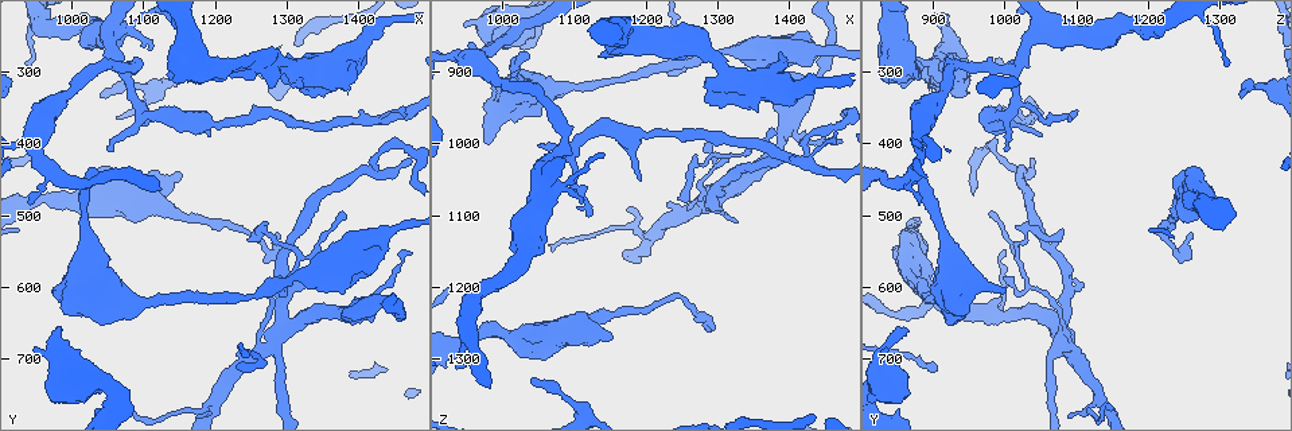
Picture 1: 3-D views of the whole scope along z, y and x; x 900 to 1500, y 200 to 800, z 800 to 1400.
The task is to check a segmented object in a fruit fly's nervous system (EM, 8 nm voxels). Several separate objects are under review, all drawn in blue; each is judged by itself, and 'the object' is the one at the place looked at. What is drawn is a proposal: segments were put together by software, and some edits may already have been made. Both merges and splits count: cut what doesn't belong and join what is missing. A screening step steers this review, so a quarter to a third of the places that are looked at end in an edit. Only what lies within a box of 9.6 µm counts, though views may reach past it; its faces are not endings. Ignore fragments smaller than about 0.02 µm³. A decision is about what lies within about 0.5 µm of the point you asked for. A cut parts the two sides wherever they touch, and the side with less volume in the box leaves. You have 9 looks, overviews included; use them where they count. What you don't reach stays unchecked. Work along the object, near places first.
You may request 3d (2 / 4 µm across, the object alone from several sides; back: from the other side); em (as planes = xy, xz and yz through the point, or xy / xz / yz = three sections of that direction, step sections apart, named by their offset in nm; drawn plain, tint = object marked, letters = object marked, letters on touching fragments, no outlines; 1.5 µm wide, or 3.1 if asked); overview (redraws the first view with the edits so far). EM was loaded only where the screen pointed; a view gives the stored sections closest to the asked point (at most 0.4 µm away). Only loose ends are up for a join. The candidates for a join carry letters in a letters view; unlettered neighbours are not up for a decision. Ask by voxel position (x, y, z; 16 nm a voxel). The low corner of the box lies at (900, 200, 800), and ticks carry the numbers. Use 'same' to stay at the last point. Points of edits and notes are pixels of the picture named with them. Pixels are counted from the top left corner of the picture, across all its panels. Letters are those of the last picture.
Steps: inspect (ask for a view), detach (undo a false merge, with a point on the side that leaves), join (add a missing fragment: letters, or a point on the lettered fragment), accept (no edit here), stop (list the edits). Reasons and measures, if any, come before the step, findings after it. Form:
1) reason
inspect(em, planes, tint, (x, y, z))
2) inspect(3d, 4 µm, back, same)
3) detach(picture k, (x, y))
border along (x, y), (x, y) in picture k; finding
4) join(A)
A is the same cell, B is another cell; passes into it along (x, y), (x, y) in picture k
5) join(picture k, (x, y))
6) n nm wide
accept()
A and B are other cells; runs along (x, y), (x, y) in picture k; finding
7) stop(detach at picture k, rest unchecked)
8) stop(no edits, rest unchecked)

thick turns thin
inspect(3d, 4 µm, back, (1405, 260, 920))

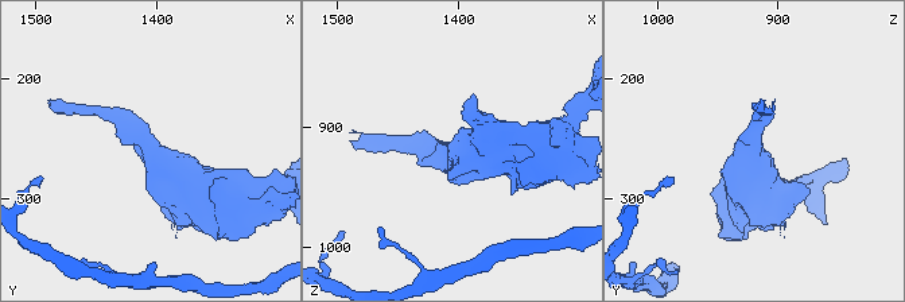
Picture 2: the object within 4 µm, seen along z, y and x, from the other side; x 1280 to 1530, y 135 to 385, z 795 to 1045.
shape alone is not enough
inspect(em, planes, tint, (1406, 254, 920))

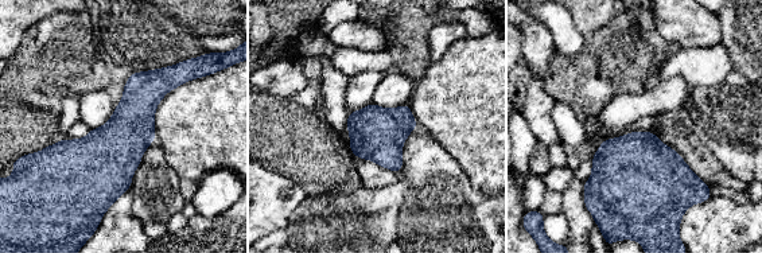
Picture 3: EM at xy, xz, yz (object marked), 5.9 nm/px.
see the neighbours
inspect(em, planes, letters, same)

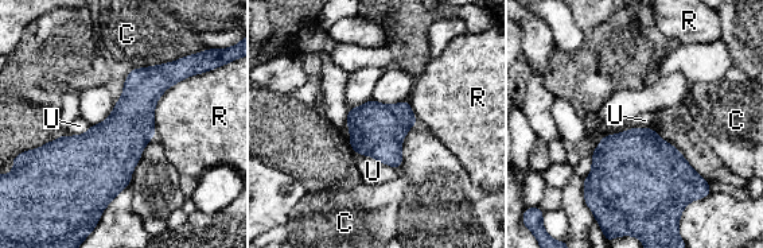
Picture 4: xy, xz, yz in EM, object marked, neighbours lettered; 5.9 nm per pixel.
320 nm wide
accept()
C, R and U are other cells; border along (355, 151), (374, 157), (398, 169) in picture 4; continuous, no second cell

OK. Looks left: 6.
branch point
inspect(3d, 2 µm, (1270, 285, 865))

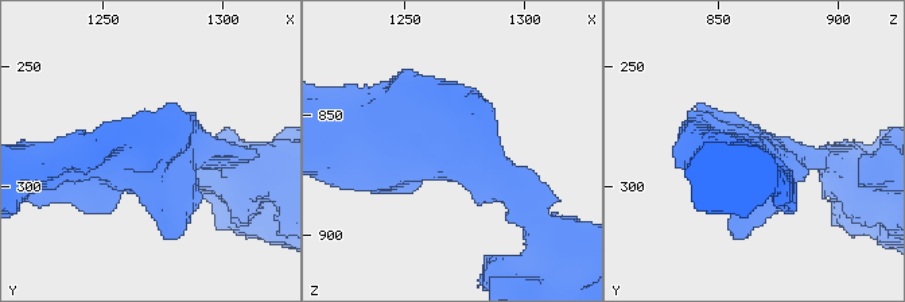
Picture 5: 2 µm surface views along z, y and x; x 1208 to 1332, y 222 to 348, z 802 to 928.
inspect(em, planes, letters, (1271, 288, 864))

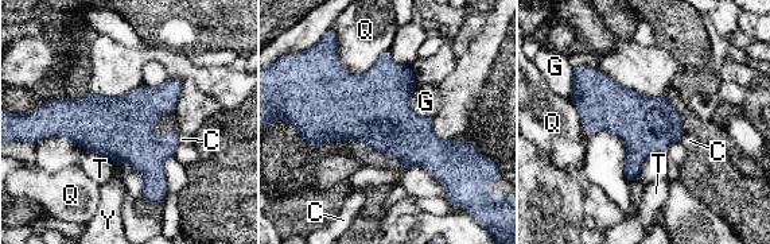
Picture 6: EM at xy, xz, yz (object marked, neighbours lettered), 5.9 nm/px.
accept()
C, G, Q, T and Y are other cells; continuous, no second cell

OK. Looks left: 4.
long arm stops here
inspect(3d, 4 µm, (1290, 525, 1265))

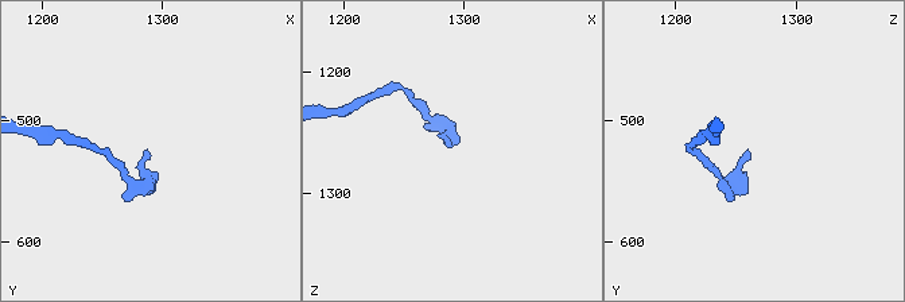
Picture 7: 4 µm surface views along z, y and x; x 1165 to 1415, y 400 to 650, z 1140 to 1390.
now the EM
inspect(em, 3.1 µm, yz, step 8, letters, (1286, 524, 1258))

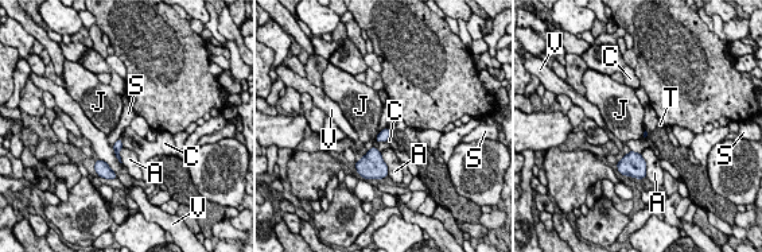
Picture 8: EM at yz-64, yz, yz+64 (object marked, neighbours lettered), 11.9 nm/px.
cut it another way
inspect(em, 3.1 µm, planes, letters, same)

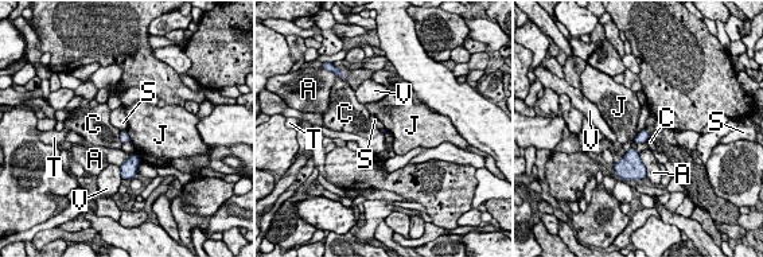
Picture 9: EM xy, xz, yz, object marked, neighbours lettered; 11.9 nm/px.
accept()
A, C, J, S, T and V are other cells; border along (645, 128), (635, 136) in picture 9; no lettered fragment goes on from it

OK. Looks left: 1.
an open end
inspect(em, yz, step 4, letters, (980, 660, 870))

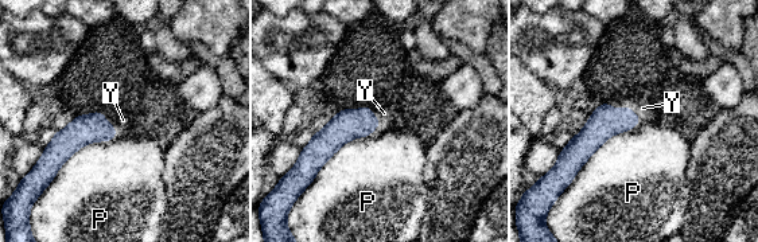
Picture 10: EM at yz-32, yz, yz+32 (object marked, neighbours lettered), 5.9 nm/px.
join(picture 10, (642, 108))
Y is the same cell, P is another cell; it goes on there

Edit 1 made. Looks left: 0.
stop(join at picture 10, rest unchecked)

